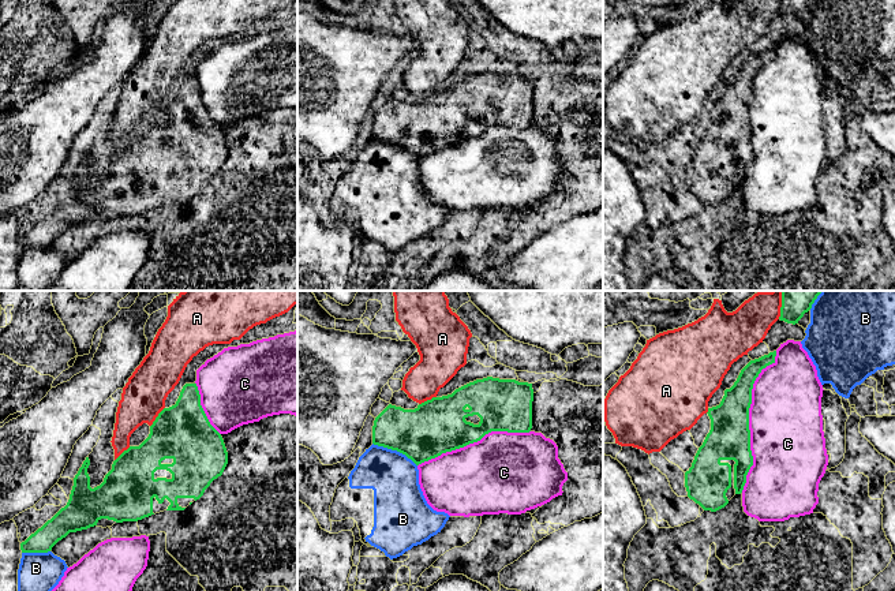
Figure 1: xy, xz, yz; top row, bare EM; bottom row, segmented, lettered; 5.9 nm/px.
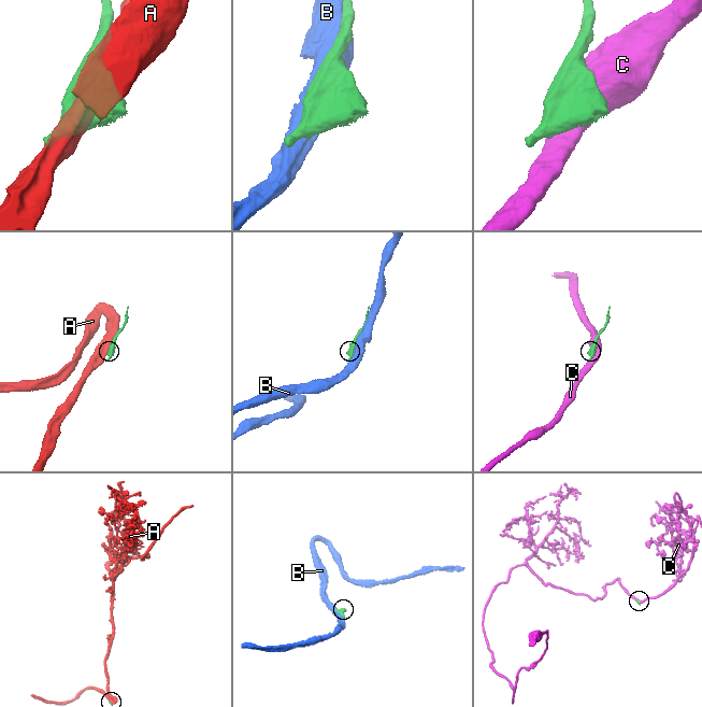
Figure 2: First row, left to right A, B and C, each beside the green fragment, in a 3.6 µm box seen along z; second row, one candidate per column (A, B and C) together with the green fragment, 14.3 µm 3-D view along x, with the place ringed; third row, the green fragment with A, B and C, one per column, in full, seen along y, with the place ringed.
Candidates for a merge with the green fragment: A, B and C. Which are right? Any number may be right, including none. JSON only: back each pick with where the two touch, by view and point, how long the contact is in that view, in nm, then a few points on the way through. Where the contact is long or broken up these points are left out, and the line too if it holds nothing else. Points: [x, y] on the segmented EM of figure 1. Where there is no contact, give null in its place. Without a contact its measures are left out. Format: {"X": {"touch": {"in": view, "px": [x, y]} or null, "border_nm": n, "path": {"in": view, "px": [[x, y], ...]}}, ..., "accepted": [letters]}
{"accepted": []}

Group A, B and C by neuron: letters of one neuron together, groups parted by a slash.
A / B / C

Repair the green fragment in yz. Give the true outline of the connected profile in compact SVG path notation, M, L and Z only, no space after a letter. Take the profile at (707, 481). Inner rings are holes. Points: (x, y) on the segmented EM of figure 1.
M776 351L759 359L750 360L739 373L737 381L719 405L708 408L711 430L703 445L699 448L692 467L685 472L685 487L688 497L704 510L716 512L724 508L729 501L741 494L746 483L746 475L753 465L750 450L749 408L752 404L752 389L763 369L775 363Z

